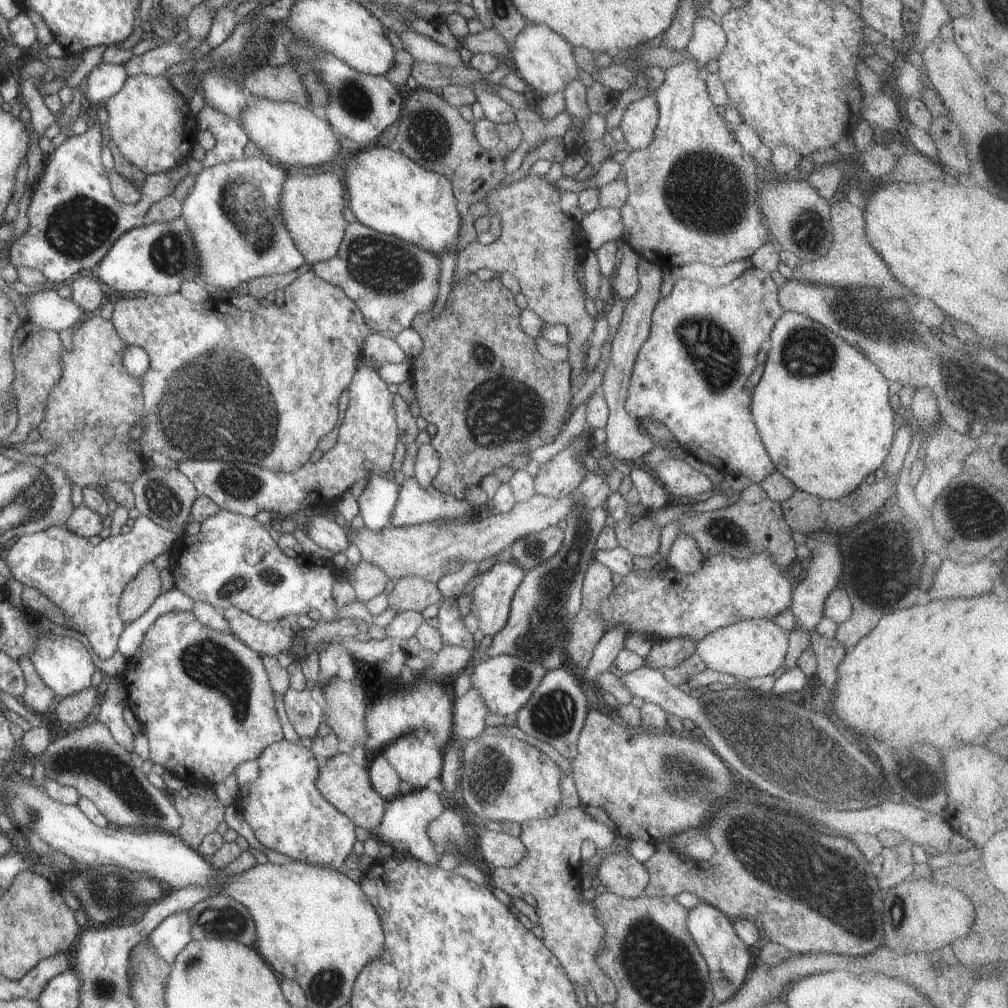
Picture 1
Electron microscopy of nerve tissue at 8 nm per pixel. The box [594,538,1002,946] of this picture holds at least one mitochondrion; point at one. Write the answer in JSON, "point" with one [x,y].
{"point":[779,743]}

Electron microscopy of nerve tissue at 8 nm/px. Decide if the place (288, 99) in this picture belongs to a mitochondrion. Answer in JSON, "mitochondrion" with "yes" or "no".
{"mitochondrion":"no"}

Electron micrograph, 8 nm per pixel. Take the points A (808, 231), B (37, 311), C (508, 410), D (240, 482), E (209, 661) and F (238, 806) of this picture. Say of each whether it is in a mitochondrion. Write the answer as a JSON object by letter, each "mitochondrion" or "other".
{"A":"mitochondrion","B":"other","C":"mitochondrion","D":"mitochondrion","E":"mitochondrion","F":"other"}

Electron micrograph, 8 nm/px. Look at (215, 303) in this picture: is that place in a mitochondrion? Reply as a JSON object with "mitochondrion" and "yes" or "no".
{"mitochondrion":"no"}

